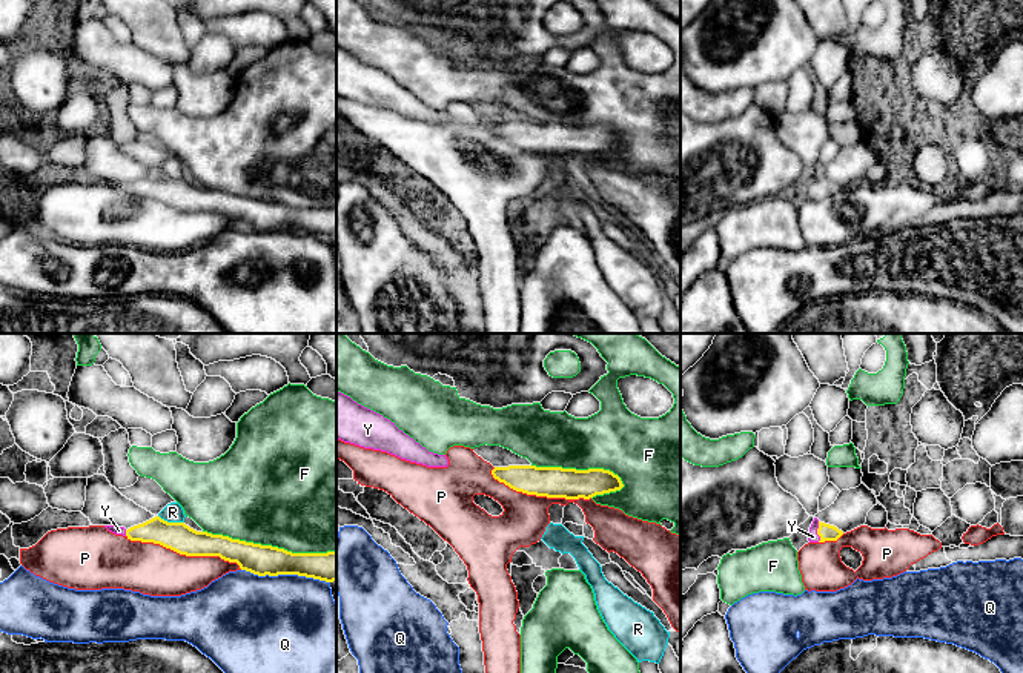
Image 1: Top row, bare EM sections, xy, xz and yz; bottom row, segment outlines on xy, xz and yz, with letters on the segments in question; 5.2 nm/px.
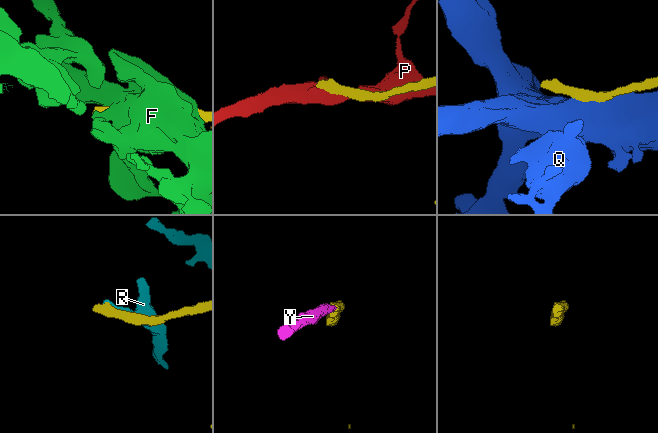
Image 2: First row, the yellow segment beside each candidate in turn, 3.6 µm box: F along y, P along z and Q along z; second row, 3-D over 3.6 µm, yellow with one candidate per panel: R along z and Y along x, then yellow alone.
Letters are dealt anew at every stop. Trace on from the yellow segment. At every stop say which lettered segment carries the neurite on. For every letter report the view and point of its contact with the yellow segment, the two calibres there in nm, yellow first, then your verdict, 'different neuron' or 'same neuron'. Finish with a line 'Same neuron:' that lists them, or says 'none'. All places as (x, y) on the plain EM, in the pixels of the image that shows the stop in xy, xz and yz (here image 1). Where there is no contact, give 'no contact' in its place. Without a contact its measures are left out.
F: meets yellow in xy at (269, 202); 160 nm thick on the yellow side, 500 nm on the other; different neuron
P: meets yellow in xy at (185, 209); 150 nm thick on the yellow side, 280 nm on the other; different neuron
Q: meets yellow in xy at (286, 229); 160 nm thick on the yellow side, 500 nm on the other; different neuron
R: meets yellow in xy at (171, 179); 150 nm thick on the yellow side, 100 nm on the other; different neuron
Y: meets yellow in yz at (817, 188); 90 nm thick on the yellow side, 60 nm on the other; same neuron
Same neuron: Y

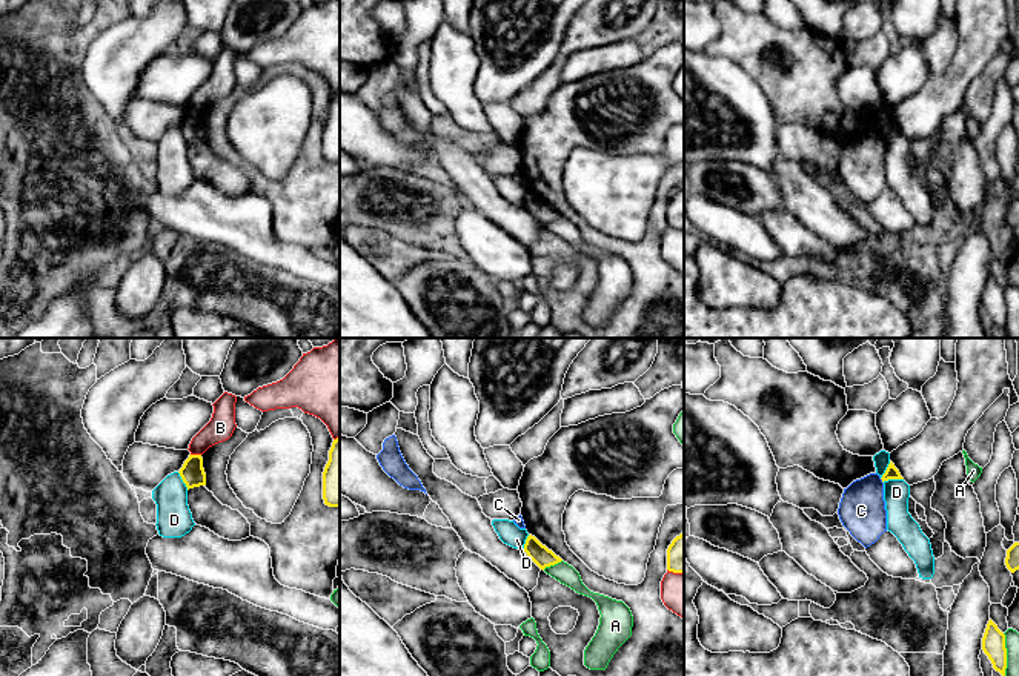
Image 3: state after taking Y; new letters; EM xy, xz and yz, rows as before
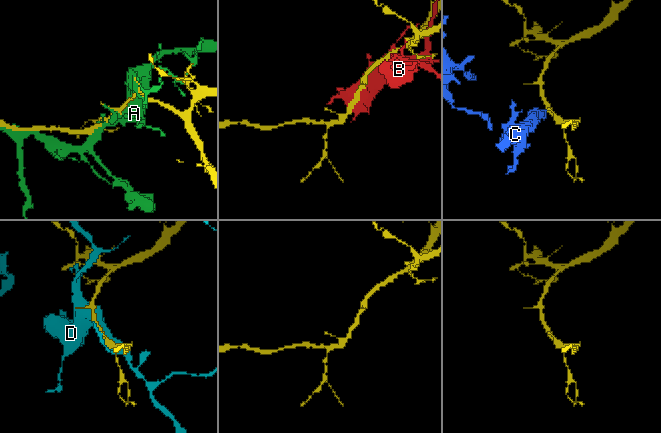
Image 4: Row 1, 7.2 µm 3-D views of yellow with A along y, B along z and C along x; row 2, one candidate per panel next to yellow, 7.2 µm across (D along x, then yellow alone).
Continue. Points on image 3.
A: meets yellow in xz at (552, 220); 100 nm thick on the yellow side, 100 nm on the other; different neuron
B: meets yellow in xy at (195, 111); 130 nm thick on the yellow side, 140 nm on the other; different neuron
C: meets yellow in yz at (882, 137); 70 nm thick on the yellow side, 240 nm on the other; different neuron
D: meets yellow in yz at (892, 134); 70 nm thick on the yellow side, 140 nm on the other; different neuron
Same neuron: none

